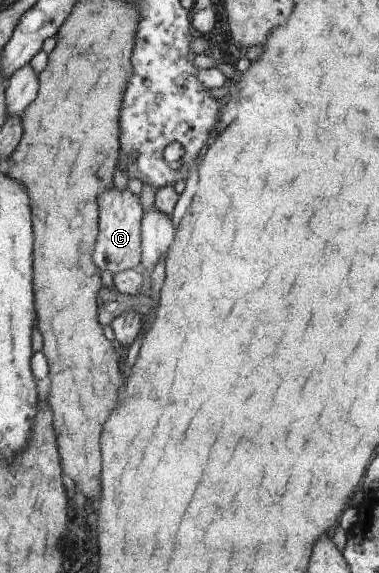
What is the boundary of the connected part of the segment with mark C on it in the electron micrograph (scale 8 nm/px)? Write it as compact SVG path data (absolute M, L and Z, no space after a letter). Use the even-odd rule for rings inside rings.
M113 185L109 190L103 190L99 196L100 235L96 244L94 260L101 270L107 270L111 275L123 270L141 267L142 262L142 223L144 210L139 202L139 196L131 192L129 186L118 190Z

